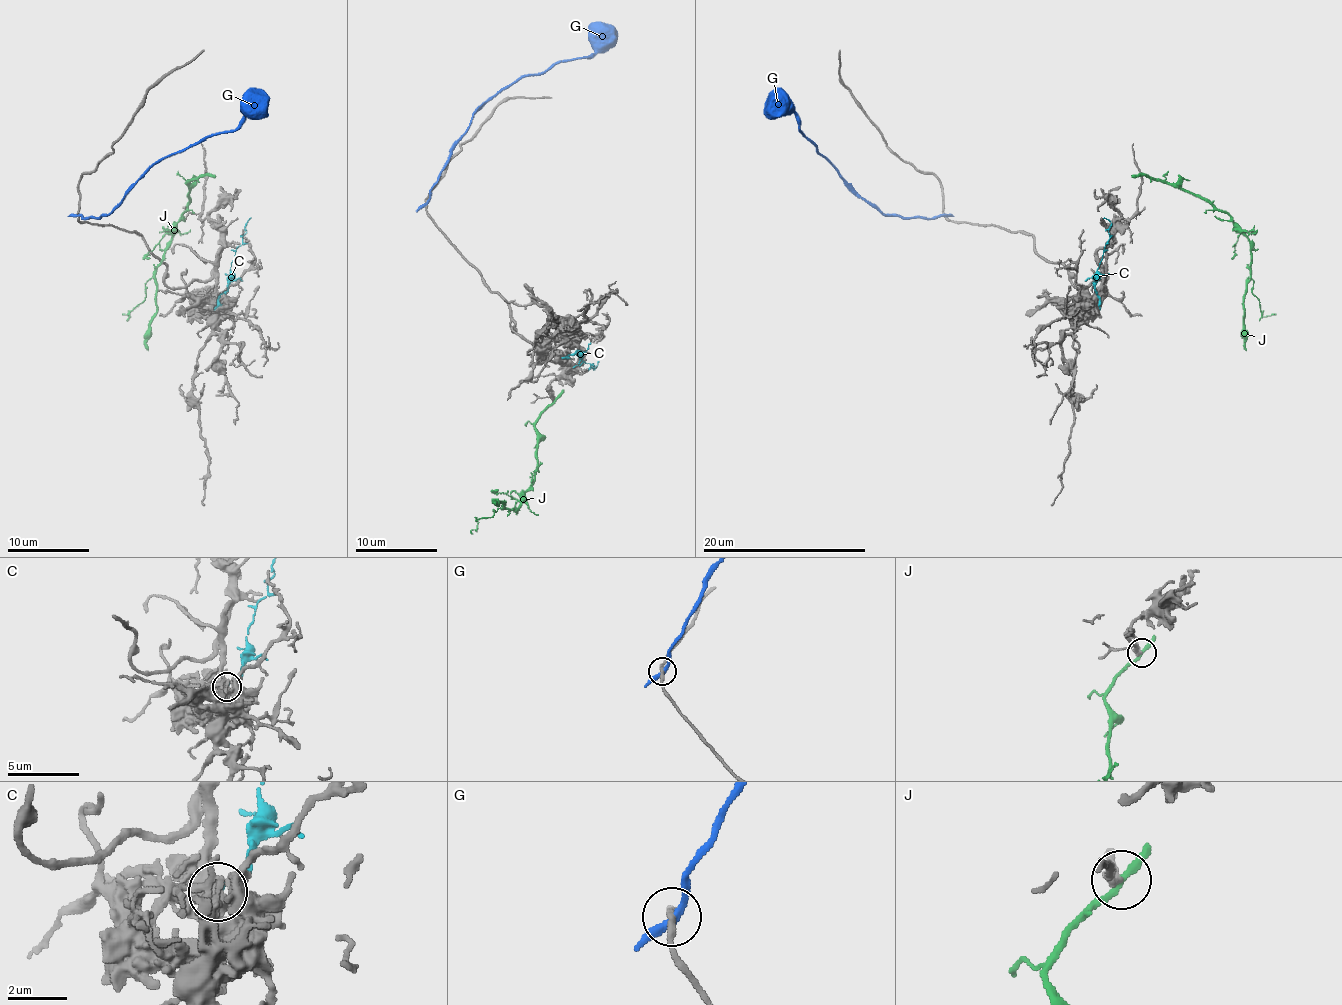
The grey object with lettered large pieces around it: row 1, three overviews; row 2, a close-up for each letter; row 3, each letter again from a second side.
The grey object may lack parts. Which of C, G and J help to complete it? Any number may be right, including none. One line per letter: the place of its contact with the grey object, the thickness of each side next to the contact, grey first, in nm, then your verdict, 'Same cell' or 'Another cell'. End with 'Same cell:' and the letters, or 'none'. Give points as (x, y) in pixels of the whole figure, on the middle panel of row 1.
C: Touches grey at (567, 356). Thickness 460 nm (grey) against 200 nm. Another cell
G: Touches grey at (426, 202). Thickness 200 nm (grey) against 240 nm. Another cell
J: Touches grey at (555, 399). Thickness 220 nm (grey) against 260 nm. Another cell
Same cell: none

